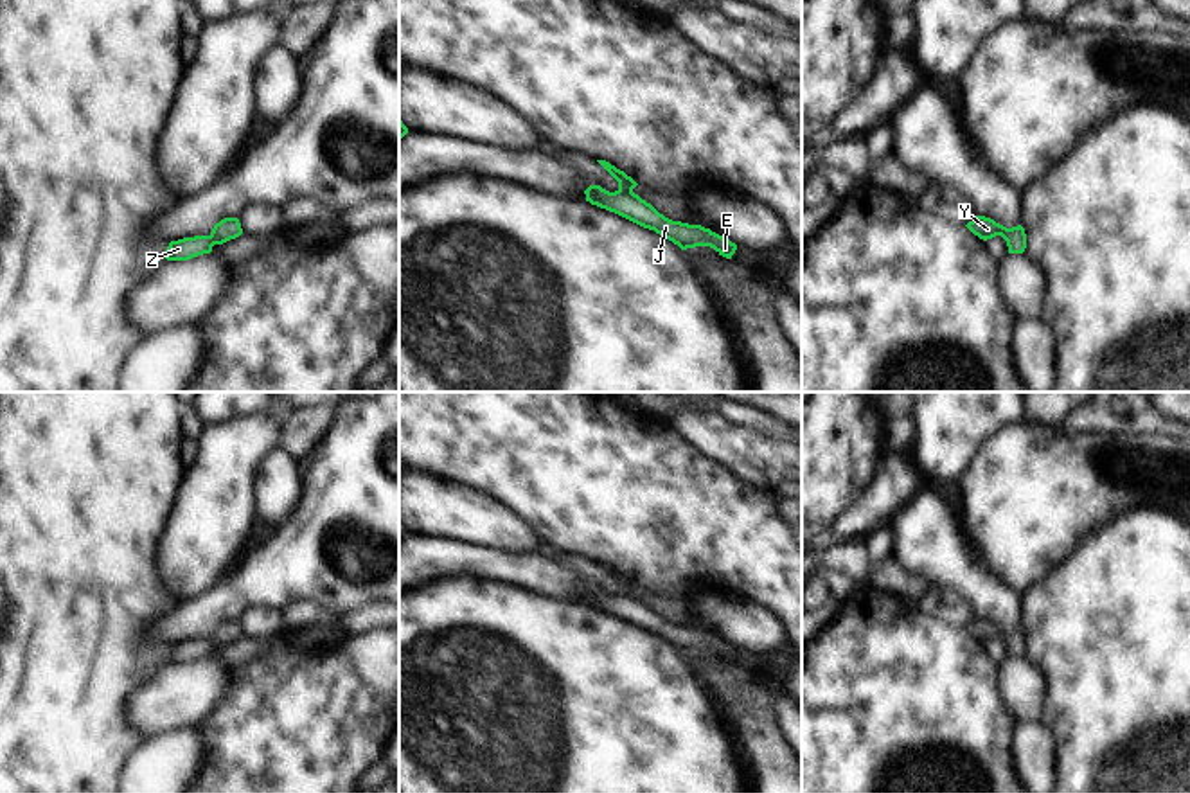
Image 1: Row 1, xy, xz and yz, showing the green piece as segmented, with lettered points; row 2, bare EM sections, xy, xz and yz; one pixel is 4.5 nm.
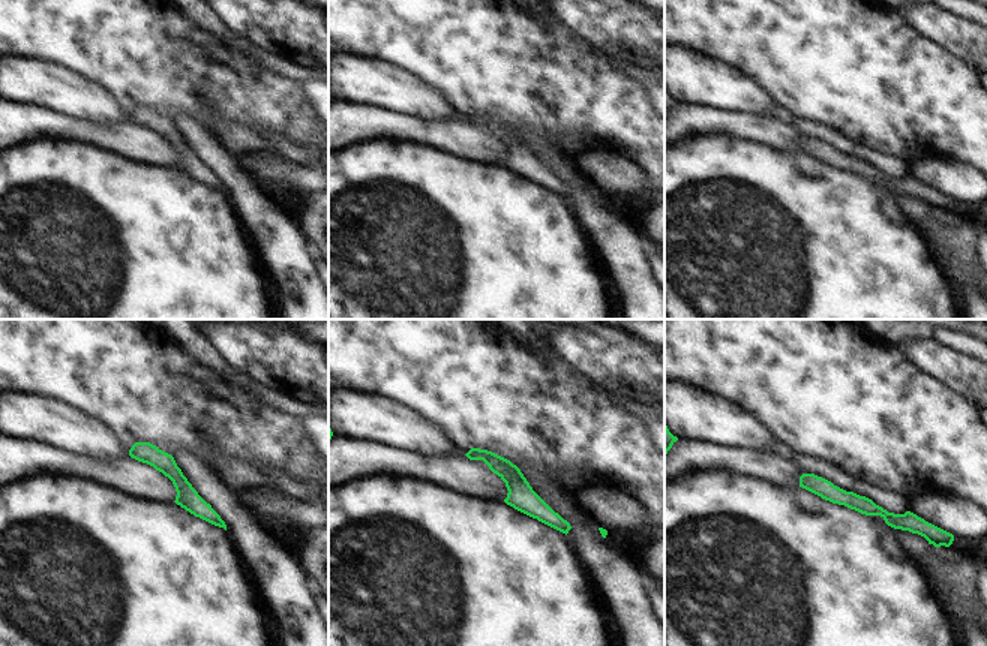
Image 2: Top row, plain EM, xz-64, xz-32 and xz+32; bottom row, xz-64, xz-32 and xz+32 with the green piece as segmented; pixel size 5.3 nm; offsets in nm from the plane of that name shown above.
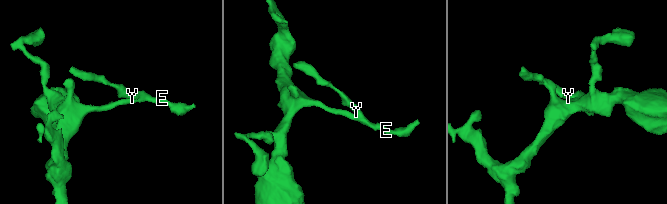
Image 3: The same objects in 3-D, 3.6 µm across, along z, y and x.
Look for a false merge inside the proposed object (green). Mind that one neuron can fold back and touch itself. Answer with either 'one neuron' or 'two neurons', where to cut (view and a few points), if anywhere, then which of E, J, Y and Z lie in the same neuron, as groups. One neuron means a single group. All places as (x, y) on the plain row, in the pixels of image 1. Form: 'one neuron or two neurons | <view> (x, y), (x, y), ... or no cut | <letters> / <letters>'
one neuron | no cut | E J Y Z

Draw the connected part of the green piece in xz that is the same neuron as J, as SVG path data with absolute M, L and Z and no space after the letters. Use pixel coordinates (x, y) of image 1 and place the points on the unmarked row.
M606 563L597 565L618 584L618 592L615 595L609 595L600 588L590 588L584 593L586 604L615 615L644 631L654 633L662 640L678 647L681 653L710 649L719 658L732 662L737 653L735 646L701 628L688 628L665 620L651 606L633 595L638 586L631 579Z

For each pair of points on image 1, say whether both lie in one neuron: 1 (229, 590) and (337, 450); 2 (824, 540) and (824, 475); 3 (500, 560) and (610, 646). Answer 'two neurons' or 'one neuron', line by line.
1: one neuron
2: two neurons
3: two neurons

